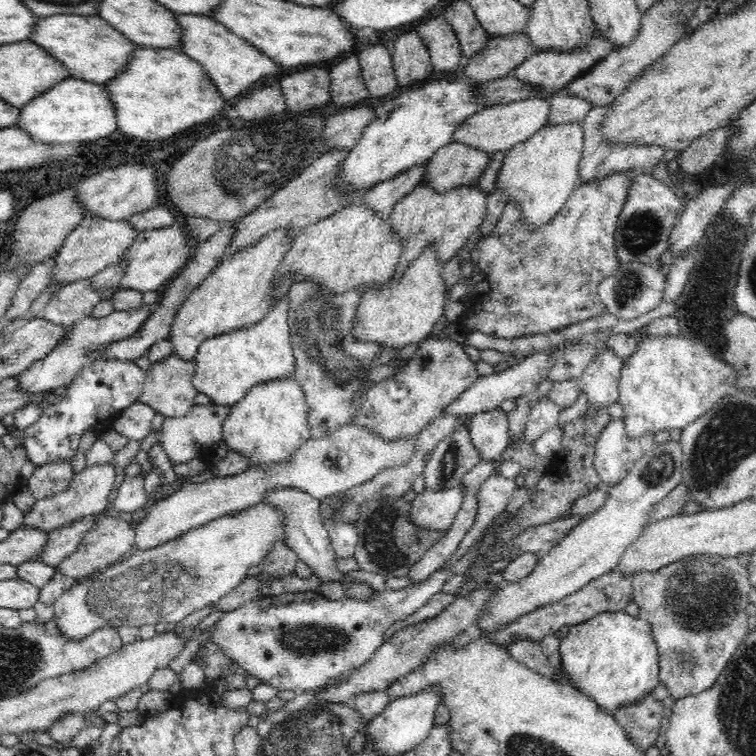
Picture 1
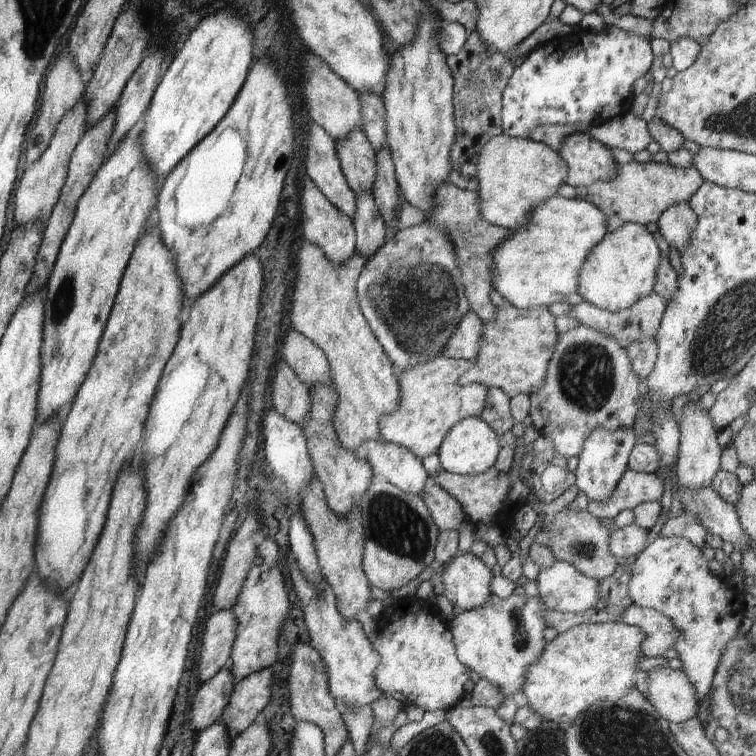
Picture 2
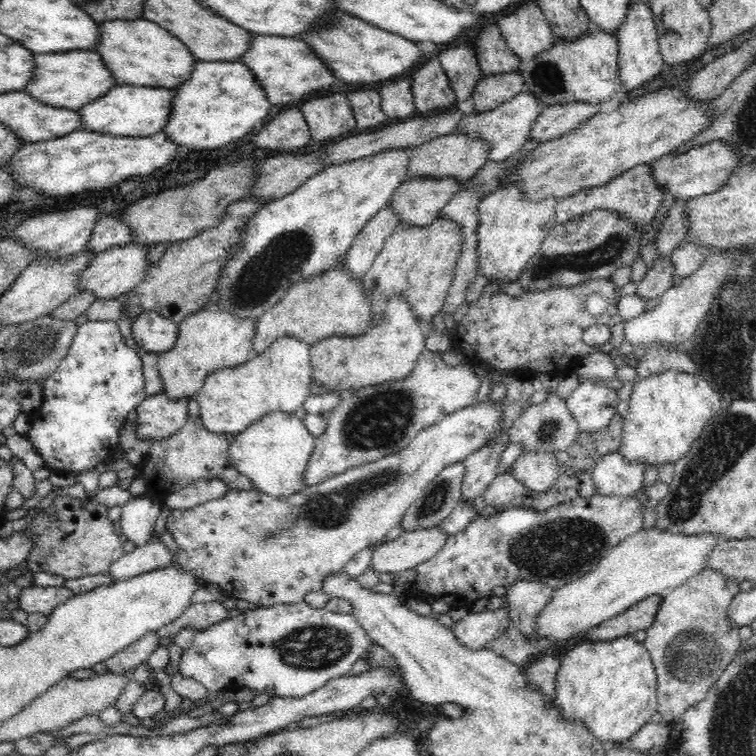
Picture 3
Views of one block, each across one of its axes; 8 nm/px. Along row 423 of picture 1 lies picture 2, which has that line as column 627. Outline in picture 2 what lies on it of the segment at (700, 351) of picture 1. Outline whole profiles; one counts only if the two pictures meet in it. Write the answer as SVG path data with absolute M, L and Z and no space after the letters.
M619 621L607 623L582 623L560 632L551 642L547 642L542 650L538 664L530 666L526 672L526 684L522 693L527 698L528 708L544 720L552 722L574 722L580 712L588 710L596 702L620 698L630 688L635 688L634 678L638 669L638 660L642 658L640 644L644 640L644 632L637 626L627 625Z

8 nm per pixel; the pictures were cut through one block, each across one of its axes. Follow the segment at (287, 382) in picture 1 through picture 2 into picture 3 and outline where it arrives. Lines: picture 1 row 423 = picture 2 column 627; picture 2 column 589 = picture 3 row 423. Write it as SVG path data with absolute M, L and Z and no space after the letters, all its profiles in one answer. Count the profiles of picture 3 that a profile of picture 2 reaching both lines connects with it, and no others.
M276 410L266 414L258 422L250 424L244 432L234 435L234 440L228 446L227 457L228 462L238 473L254 482L256 490L288 500L290 496L306 488L304 472L312 456L314 445L315 437L304 426L303 419Z

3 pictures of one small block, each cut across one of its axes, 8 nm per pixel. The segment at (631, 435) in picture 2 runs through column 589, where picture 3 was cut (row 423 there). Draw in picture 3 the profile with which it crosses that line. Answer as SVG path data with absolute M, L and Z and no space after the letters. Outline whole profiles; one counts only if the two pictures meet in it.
M492 400L486 402L474 402L466 408L460 408L448 416L444 416L442 420L438 420L436 424L426 427L414 440L410 441L410 444L403 448L400 452L390 453L389 456L382 458L381 460L370 462L356 468L349 469L343 474L332 476L332 478L322 482L322 484L316 484L312 487L306 487L302 492L290 496L288 500L282 498L276 498L268 494L264 494L258 490L250 491L228 491L227 494L218 498L200 504L192 509L187 510L174 510L168 517L167 530L172 535L174 541L178 545L175 561L180 566L183 566L188 572L193 572L197 578L204 583L212 582L216 584L225 596L229 599L240 599L248 601L263 608L269 608L275 605L294 605L305 601L305 597L310 592L321 592L322 582L334 574L334 572L340 572L343 570L344 565L348 564L352 560L352 556L361 550L378 546L382 543L392 528L396 527L403 520L403 516L406 515L410 506L422 495L422 492L430 485L430 482L444 470L445 467L457 464L457 462L463 462L470 454L476 452L476 450L482 448L484 444L487 444L487 440L494 431L498 429L500 420L502 420L503 414L503 400L502 402L494 403Z

